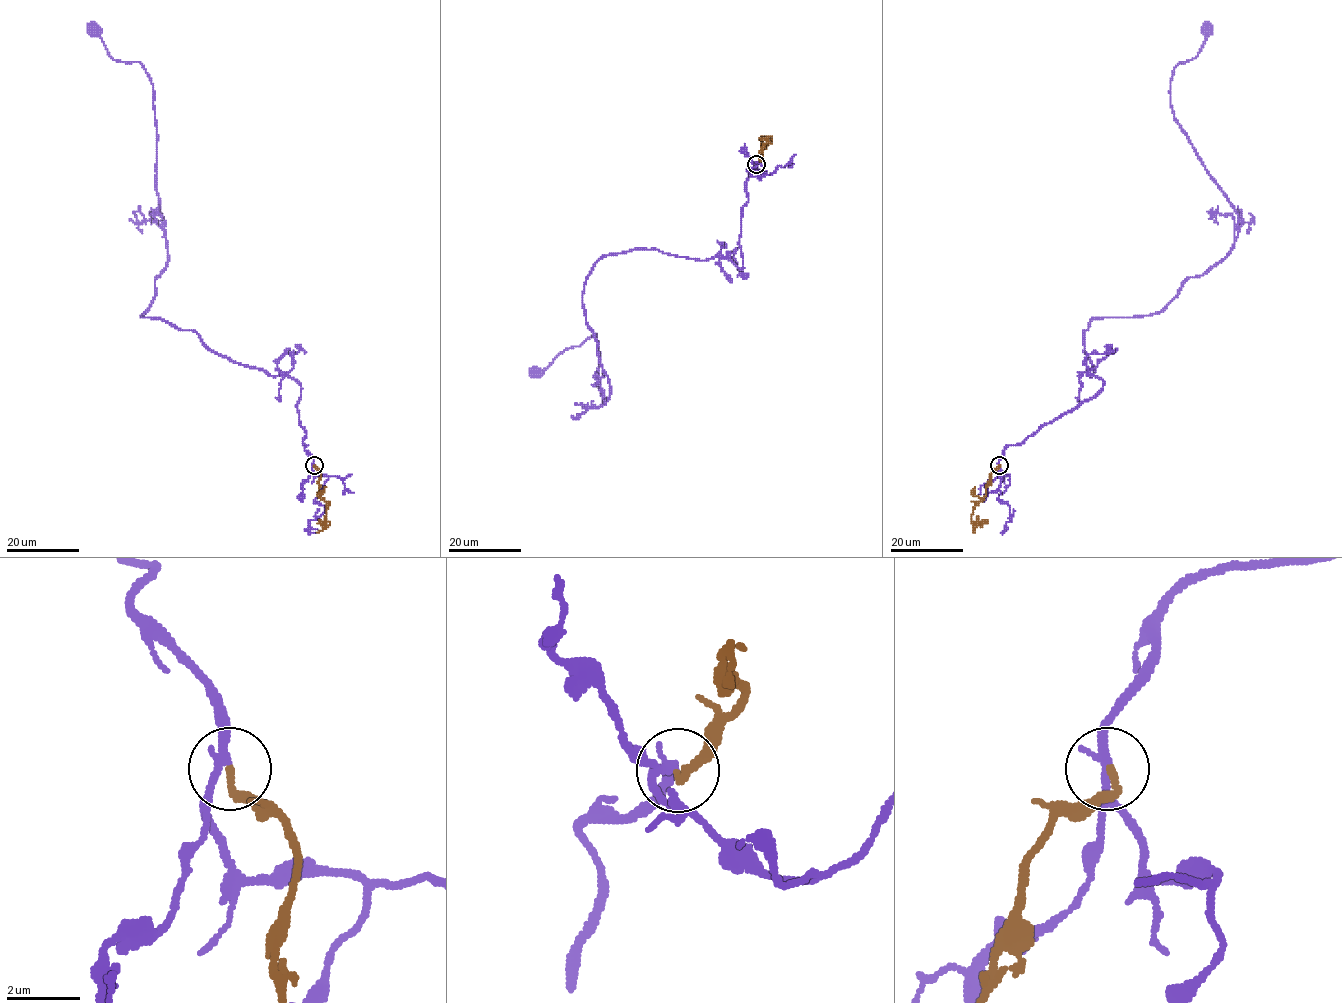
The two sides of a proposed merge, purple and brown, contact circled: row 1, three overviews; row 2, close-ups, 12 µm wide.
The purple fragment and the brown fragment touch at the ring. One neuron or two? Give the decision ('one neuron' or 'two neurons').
one neuron

